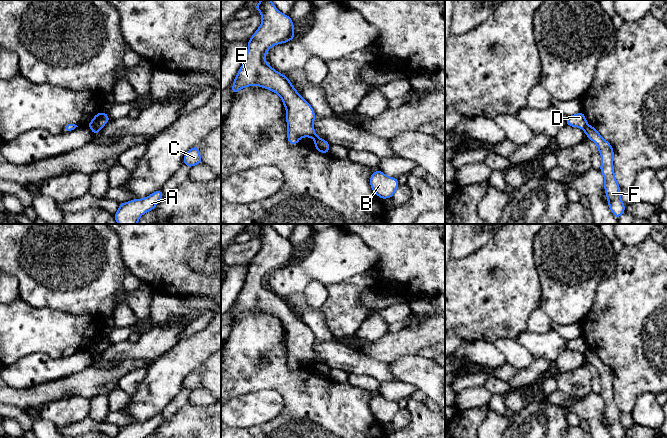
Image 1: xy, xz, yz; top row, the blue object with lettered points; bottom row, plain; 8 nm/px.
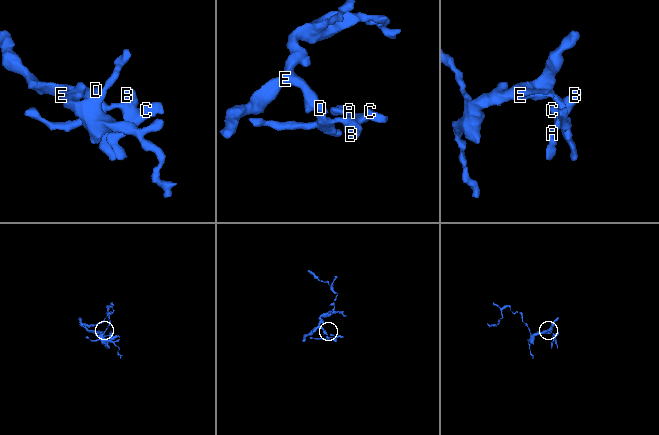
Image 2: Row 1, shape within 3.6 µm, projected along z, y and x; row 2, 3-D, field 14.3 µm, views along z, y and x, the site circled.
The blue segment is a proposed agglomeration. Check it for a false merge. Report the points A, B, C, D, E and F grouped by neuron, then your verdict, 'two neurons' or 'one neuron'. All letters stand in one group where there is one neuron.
A B C F / D E; two neurons

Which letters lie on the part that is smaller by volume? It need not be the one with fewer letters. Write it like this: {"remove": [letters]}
{"remove": ["A", "B", "C", "F"]}

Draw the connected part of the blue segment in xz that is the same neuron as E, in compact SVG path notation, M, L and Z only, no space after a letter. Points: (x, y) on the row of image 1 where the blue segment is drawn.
M261 0L254 8L261 13L262 23L248 41L245 60L232 84L232 94L252 85L273 91L281 97L287 112L288 142L296 145L303 137L321 140L314 131L312 106L299 95L286 75L273 69L265 60L272 46L294 40L292 19L281 13L271 0Z

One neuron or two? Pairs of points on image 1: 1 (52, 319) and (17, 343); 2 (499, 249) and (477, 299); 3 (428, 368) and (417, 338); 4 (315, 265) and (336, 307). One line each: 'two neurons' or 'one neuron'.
1: one neuron
2: one neuron
3: two neurons
4: two neurons

